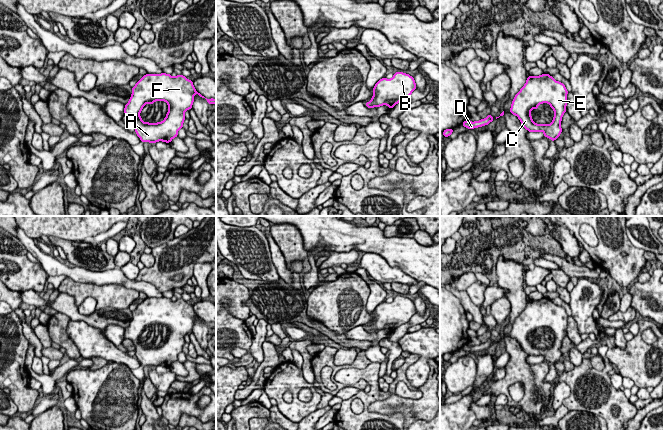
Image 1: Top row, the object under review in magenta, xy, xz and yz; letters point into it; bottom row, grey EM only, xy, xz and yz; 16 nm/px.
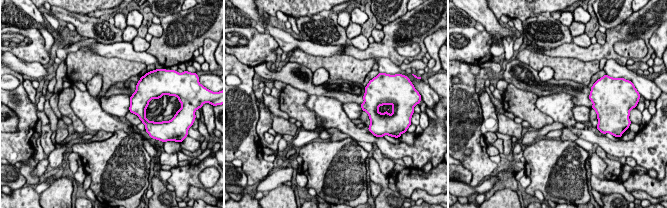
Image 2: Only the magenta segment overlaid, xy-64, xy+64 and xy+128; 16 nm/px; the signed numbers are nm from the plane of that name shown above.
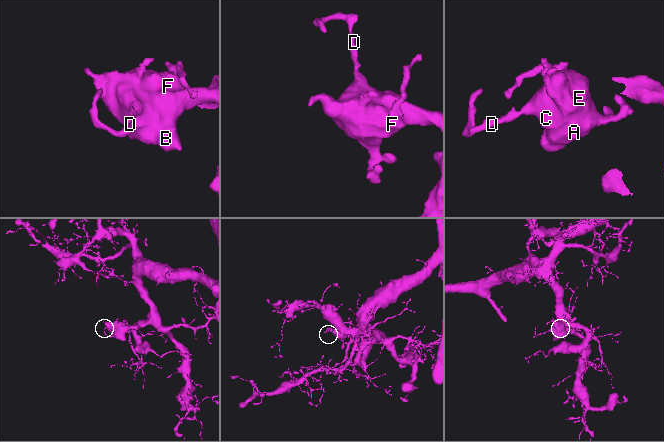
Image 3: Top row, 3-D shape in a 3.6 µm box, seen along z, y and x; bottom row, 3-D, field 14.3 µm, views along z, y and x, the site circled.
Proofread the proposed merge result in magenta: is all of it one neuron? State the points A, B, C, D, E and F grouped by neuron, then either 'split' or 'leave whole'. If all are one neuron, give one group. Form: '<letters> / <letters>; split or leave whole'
A B C D E F; leave whole

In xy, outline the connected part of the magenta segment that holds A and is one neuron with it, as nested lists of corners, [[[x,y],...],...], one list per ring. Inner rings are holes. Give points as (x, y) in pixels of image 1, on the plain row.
[[[162,297],[162,298],[146,298],[140,303],[134,311],[132,311],[132,319],[127,328],[125,328],[124,337],[125,339],[130,339],[135,345],[135,357],[138,359],[140,364],[144,366],[156,367],[158,365],[163,365],[166,367],[170,367],[171,364],[178,360],[178,354],[183,352],[183,346],[185,344],[184,336],[192,332],[194,319],[198,318],[200,321],[205,322],[200,317],[196,315],[193,310],[193,305],[188,304],[182,298],[177,299],[176,301],[172,301],[170,298]],[[155,325],[166,325],[168,328],[168,337],[162,346],[158,347],[149,347],[143,346],[140,341],[140,336],[145,330],[146,327],[153,328]]]

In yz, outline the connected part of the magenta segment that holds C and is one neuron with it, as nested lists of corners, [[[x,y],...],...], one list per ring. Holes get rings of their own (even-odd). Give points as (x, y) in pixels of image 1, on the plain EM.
[[[549,298],[529,300],[525,309],[515,319],[510,337],[516,339],[529,356],[542,355],[544,361],[555,365],[563,355],[560,348],[566,336],[567,318],[565,309]],[[542,327],[548,327],[554,334],[551,348],[536,348],[532,343],[531,334],[538,333],[538,329]]]

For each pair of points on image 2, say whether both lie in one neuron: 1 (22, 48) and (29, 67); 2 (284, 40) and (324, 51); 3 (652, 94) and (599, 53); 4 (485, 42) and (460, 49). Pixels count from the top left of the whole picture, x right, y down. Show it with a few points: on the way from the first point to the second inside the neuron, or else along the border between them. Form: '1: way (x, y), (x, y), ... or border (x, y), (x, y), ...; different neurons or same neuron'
1: border (10, 52), (25, 61), (38, 61), (45, 66); different neurons
2: way (294, 43), (314, 49); same neuron
3: border (607, 59), (613, 59), (625, 66); different neurons
4: way (479, 42), (475, 45), (466, 45); same neuron

